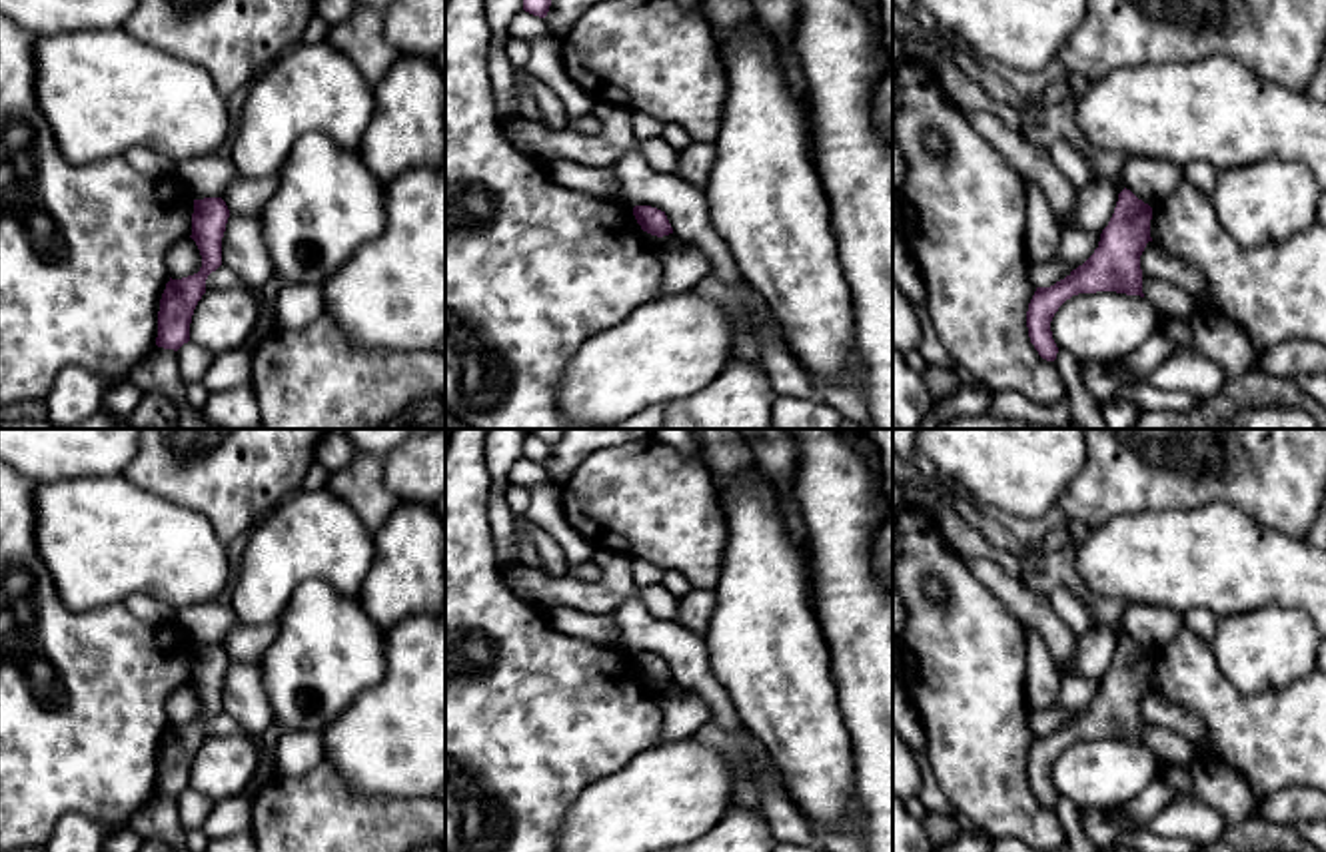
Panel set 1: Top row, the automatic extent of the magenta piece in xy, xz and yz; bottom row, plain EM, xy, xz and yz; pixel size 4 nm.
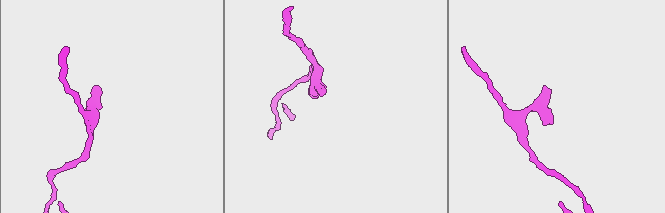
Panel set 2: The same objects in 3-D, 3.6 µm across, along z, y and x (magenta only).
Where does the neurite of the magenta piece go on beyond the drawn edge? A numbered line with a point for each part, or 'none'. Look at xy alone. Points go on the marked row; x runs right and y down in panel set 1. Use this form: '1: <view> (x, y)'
none

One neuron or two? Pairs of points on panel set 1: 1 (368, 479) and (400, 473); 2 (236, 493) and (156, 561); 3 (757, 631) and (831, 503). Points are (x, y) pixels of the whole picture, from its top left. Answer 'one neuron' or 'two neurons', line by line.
1: two neurons
2: two neurons
3: two neurons

